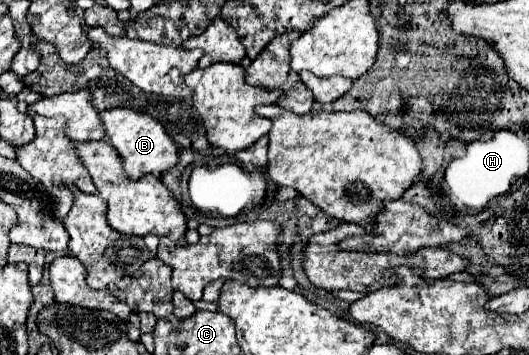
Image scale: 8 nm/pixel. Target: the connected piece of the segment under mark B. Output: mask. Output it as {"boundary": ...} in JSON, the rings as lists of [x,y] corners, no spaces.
{"boundary":[[[108,109],[108,111],[100,113],[100,121],[106,129],[108,143],[118,151],[118,155],[122,159],[122,167],[124,167],[128,179],[136,181],[138,177],[142,177],[146,173],[160,175],[178,163],[180,147],[166,135],[162,123],[156,121],[154,117],[134,113],[128,109]]]}

